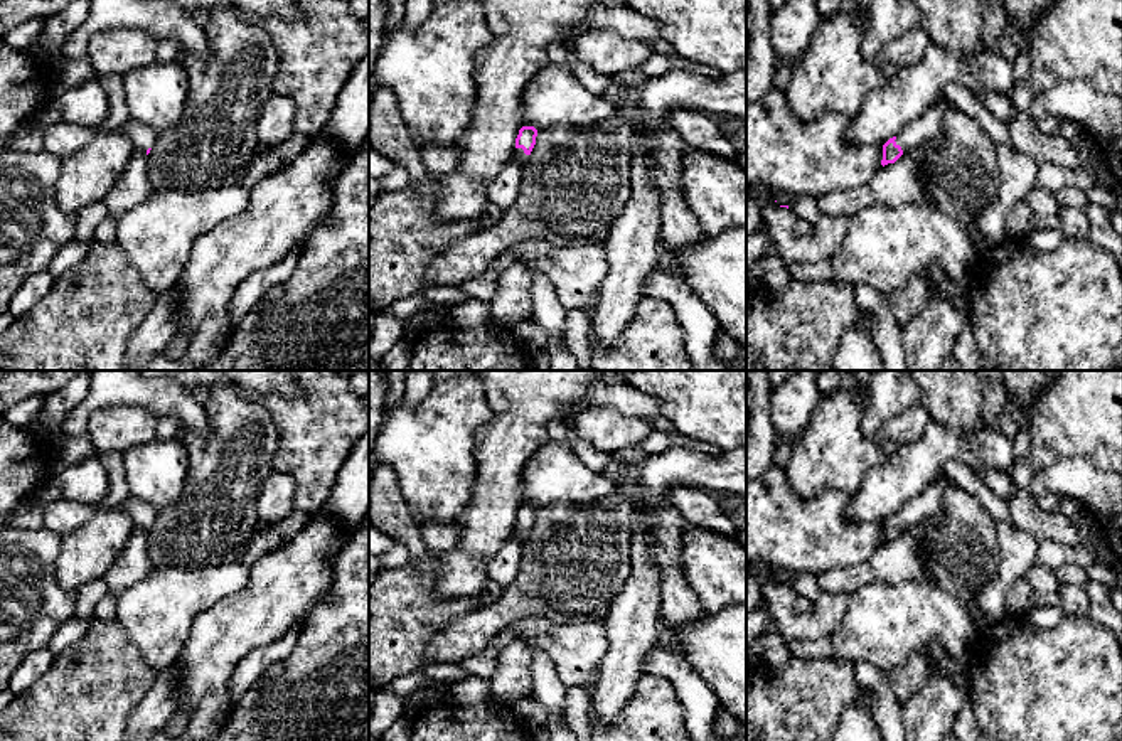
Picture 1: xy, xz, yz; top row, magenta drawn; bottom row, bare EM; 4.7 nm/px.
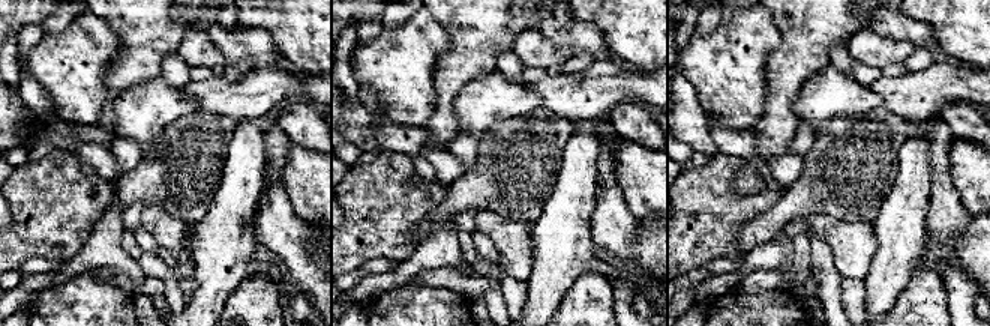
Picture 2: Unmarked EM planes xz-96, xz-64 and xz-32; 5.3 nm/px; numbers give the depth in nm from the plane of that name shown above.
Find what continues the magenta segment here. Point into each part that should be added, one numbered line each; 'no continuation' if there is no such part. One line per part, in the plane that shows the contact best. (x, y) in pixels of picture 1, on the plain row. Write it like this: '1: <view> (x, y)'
1: yz (929, 502)
2: yz (782, 575)

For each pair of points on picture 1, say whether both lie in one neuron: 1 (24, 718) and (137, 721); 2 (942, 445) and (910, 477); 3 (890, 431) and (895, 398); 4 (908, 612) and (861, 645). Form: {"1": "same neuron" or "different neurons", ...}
{"1": "different neurons", "2": "same neuron", "3": "different neurons", "4": "same neuron"}

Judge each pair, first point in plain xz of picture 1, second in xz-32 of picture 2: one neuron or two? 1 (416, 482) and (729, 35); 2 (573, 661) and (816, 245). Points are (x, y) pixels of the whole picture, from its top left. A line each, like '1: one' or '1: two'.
1: one
2: two

